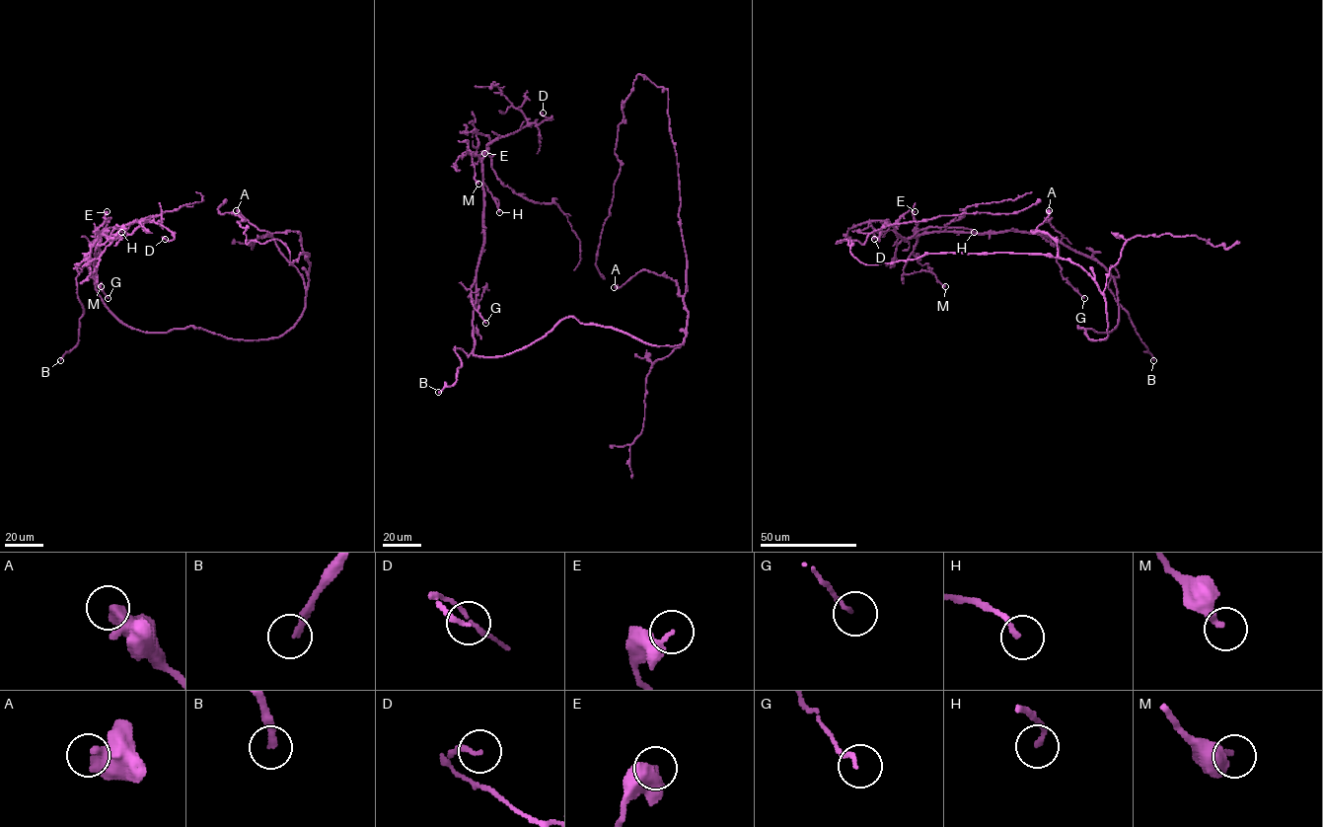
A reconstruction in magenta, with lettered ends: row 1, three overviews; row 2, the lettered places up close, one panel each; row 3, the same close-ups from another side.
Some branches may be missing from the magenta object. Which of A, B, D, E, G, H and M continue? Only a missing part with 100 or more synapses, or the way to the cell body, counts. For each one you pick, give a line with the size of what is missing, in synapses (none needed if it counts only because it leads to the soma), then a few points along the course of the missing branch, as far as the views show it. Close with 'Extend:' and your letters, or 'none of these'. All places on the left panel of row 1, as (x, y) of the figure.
Extend: B

